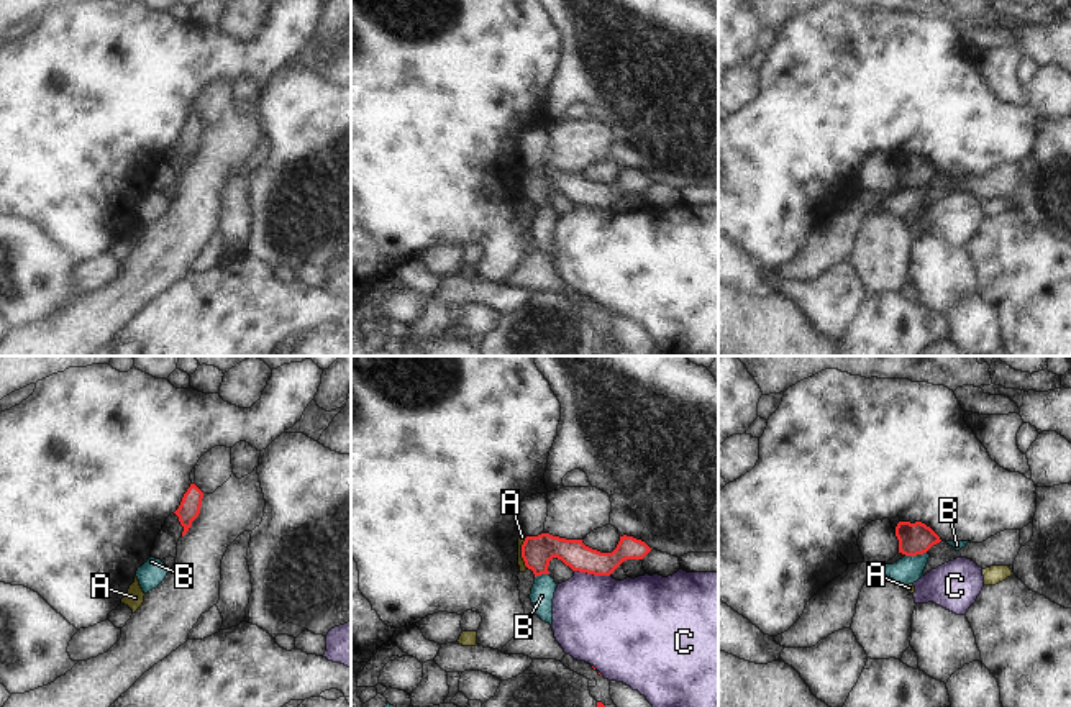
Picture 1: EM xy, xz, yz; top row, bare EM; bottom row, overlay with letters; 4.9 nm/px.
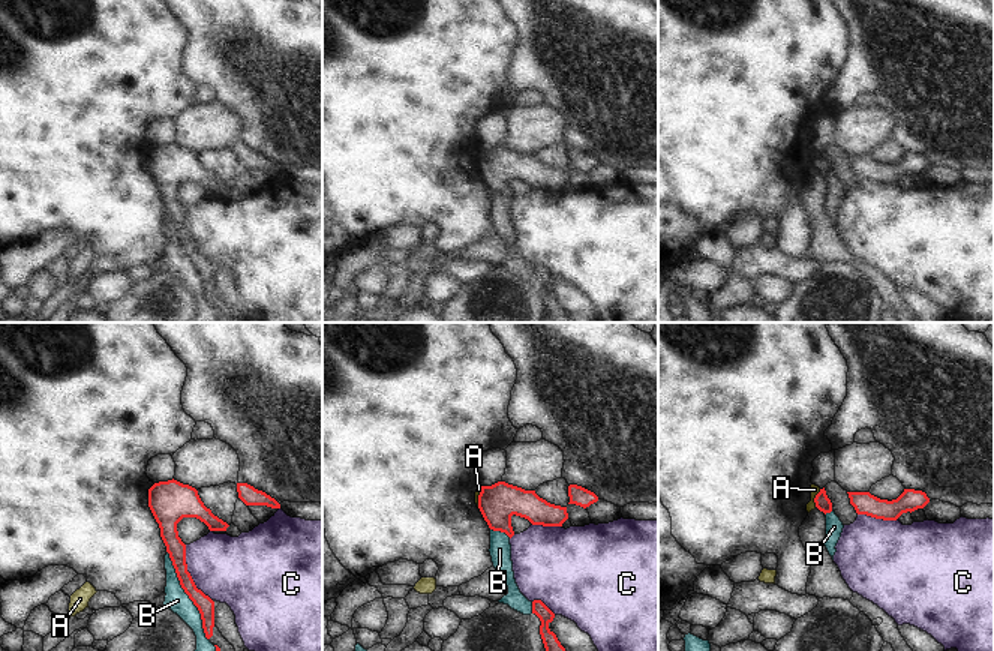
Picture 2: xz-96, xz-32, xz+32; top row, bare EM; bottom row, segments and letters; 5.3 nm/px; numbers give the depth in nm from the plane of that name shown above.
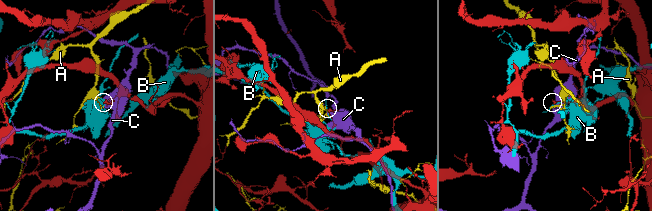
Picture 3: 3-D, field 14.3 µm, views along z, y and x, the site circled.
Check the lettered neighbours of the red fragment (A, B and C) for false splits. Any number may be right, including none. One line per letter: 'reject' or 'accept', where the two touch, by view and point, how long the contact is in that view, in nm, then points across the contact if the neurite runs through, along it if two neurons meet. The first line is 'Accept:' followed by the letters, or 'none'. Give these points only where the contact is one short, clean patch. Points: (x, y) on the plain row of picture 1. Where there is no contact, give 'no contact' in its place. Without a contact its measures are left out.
Accept: none
A: reject | xz (522, 184) | 150 nm | along xz (527, 169), (522, 177), (525, 199)
B: reject | yz (916, 187) | 110 nm
C: reject | xz (592, 205) | 180 nm

